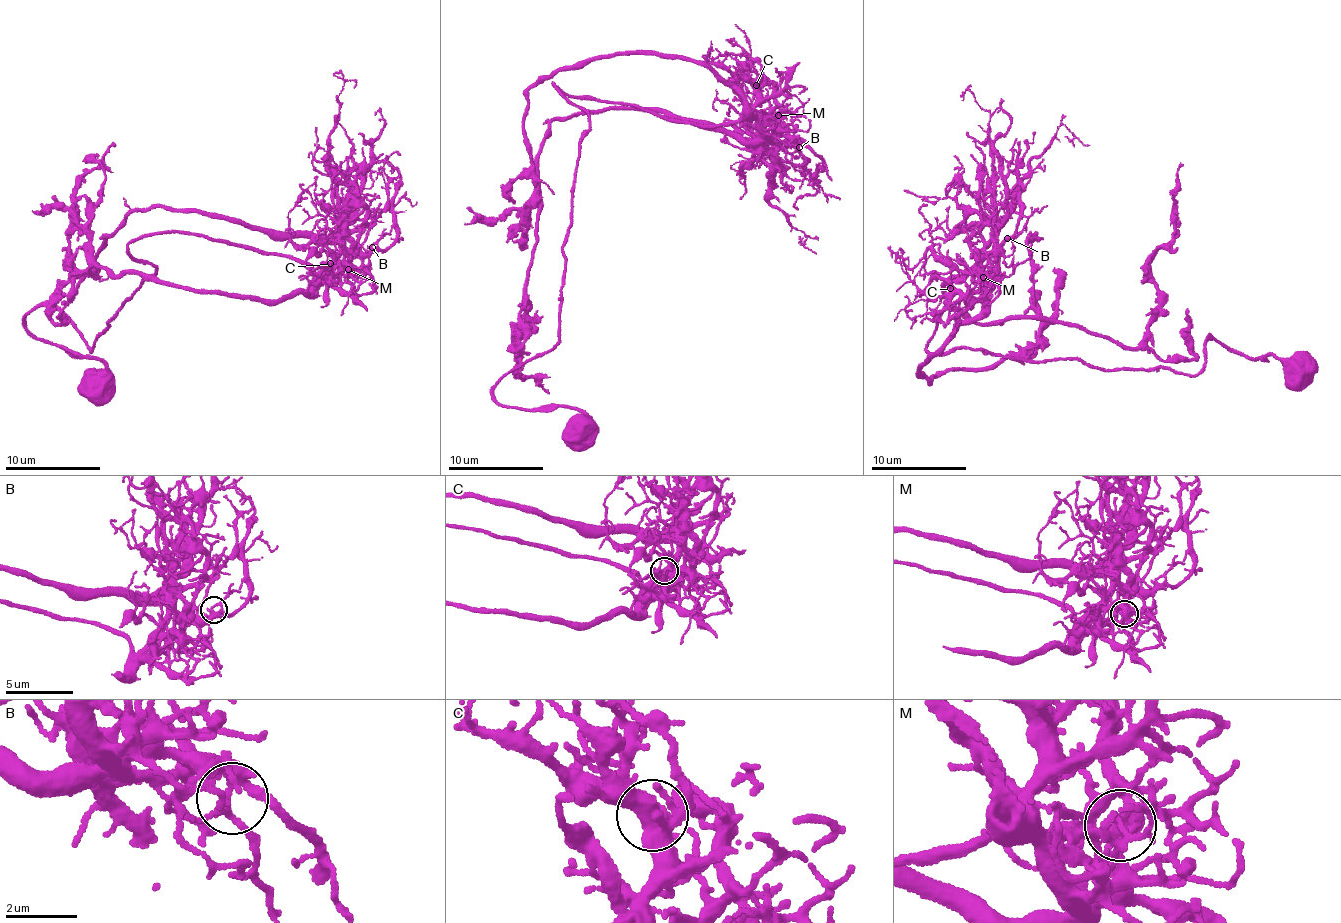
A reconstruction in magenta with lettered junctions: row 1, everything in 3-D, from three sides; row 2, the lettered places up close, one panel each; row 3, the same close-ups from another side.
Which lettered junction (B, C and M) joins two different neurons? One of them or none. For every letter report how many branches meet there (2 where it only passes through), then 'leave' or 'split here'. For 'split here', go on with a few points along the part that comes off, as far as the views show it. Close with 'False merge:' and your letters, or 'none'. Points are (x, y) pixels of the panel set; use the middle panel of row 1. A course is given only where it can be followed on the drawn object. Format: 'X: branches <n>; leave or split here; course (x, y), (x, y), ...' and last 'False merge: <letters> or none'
B: branches 4; leave
C: branches 4; leave
M: branches 6; split here; course (779, 114), (752, 141), (640, 110), (550, 123), (522, 328), (512, 338), (516, 375), (550, 394)
False merge: M

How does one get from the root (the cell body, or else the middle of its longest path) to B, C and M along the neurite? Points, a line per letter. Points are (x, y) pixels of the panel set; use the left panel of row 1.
B: (96, 390), (100, 360), (27, 314), (90, 351), (156, 268), (130, 242), (198, 232), (329, 278), (372, 247)
C: (96, 390), (100, 360), (27, 314), (90, 351), (156, 268), (130, 242), (330, 263)
M: (96, 390), (100, 360), (27, 314), (90, 351), (156, 268), (130, 242), (349, 270)

